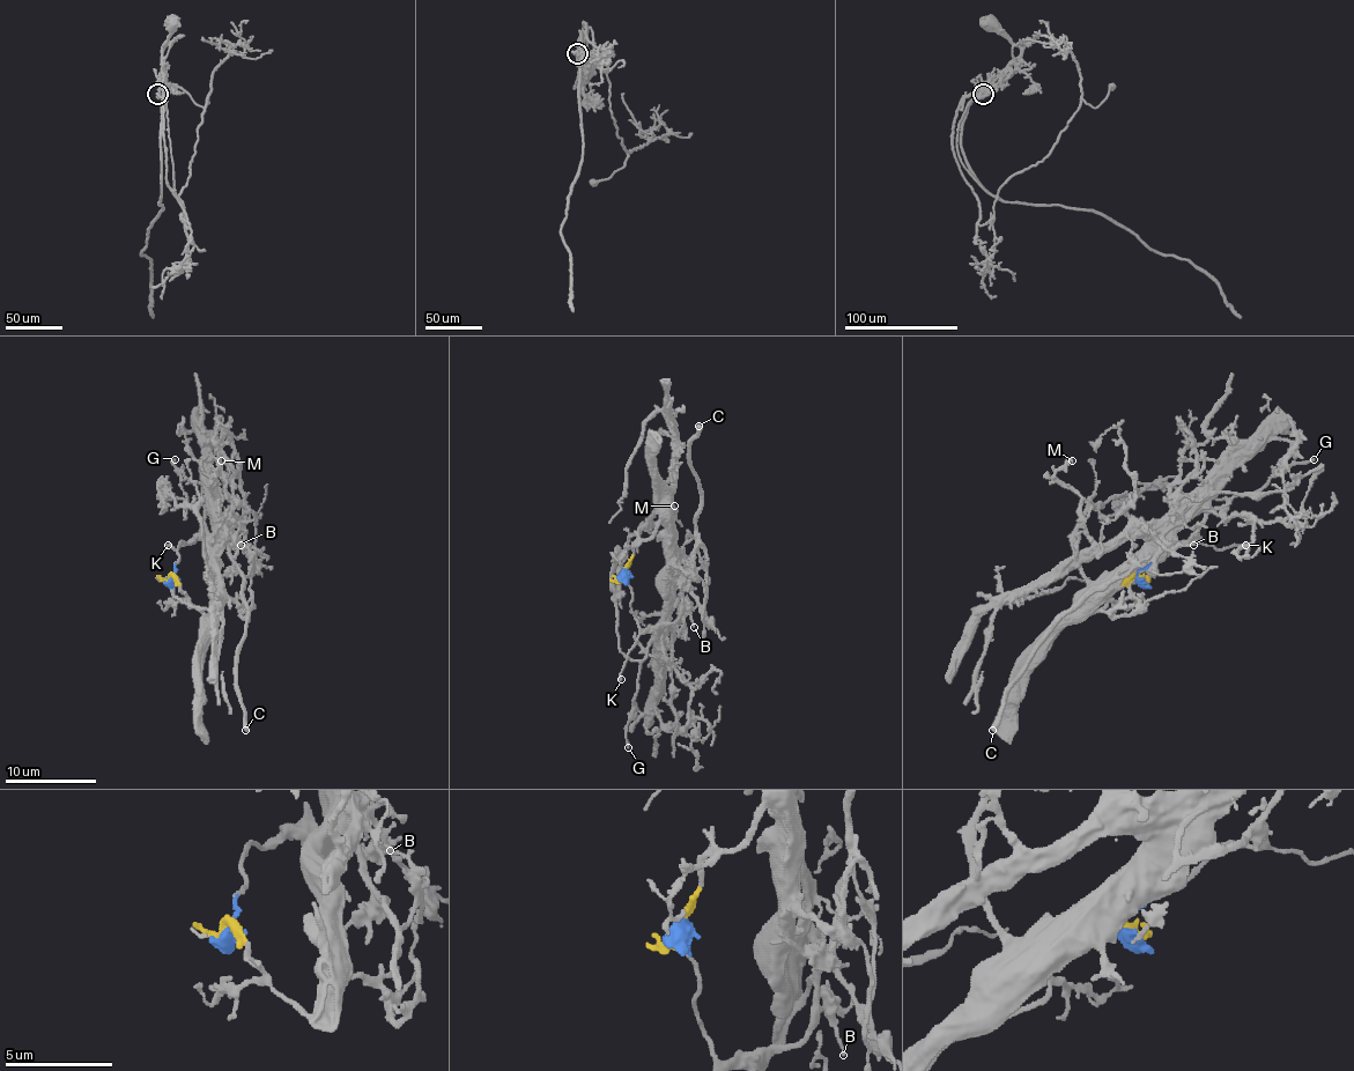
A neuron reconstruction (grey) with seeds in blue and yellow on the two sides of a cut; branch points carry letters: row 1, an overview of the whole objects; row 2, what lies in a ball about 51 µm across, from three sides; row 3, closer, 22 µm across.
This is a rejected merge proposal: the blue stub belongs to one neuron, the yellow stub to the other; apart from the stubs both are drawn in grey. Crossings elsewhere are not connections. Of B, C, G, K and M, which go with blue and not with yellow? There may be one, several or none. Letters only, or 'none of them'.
B, C, G, K

